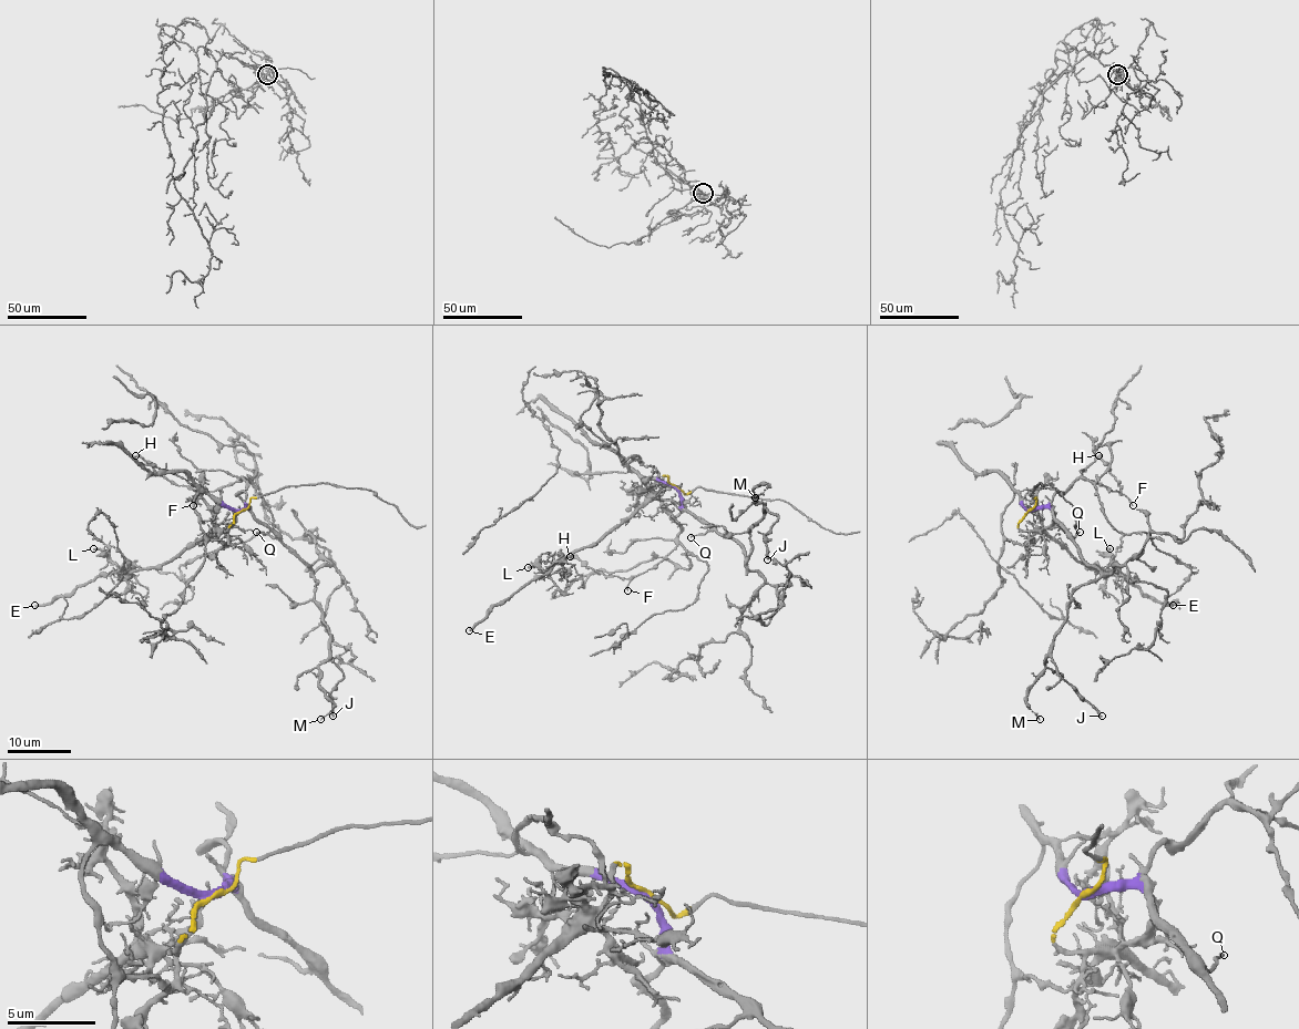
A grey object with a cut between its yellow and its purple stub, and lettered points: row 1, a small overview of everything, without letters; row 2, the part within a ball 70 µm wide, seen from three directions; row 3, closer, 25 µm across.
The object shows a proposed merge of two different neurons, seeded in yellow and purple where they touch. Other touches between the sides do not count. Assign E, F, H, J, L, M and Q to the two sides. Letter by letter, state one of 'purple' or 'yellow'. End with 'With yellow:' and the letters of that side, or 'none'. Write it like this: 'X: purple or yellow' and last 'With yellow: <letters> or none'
E: yellow
F: purple
H: purple
J: purple
L: yellow
M: purple
Q: purple
With yellow: E, L

